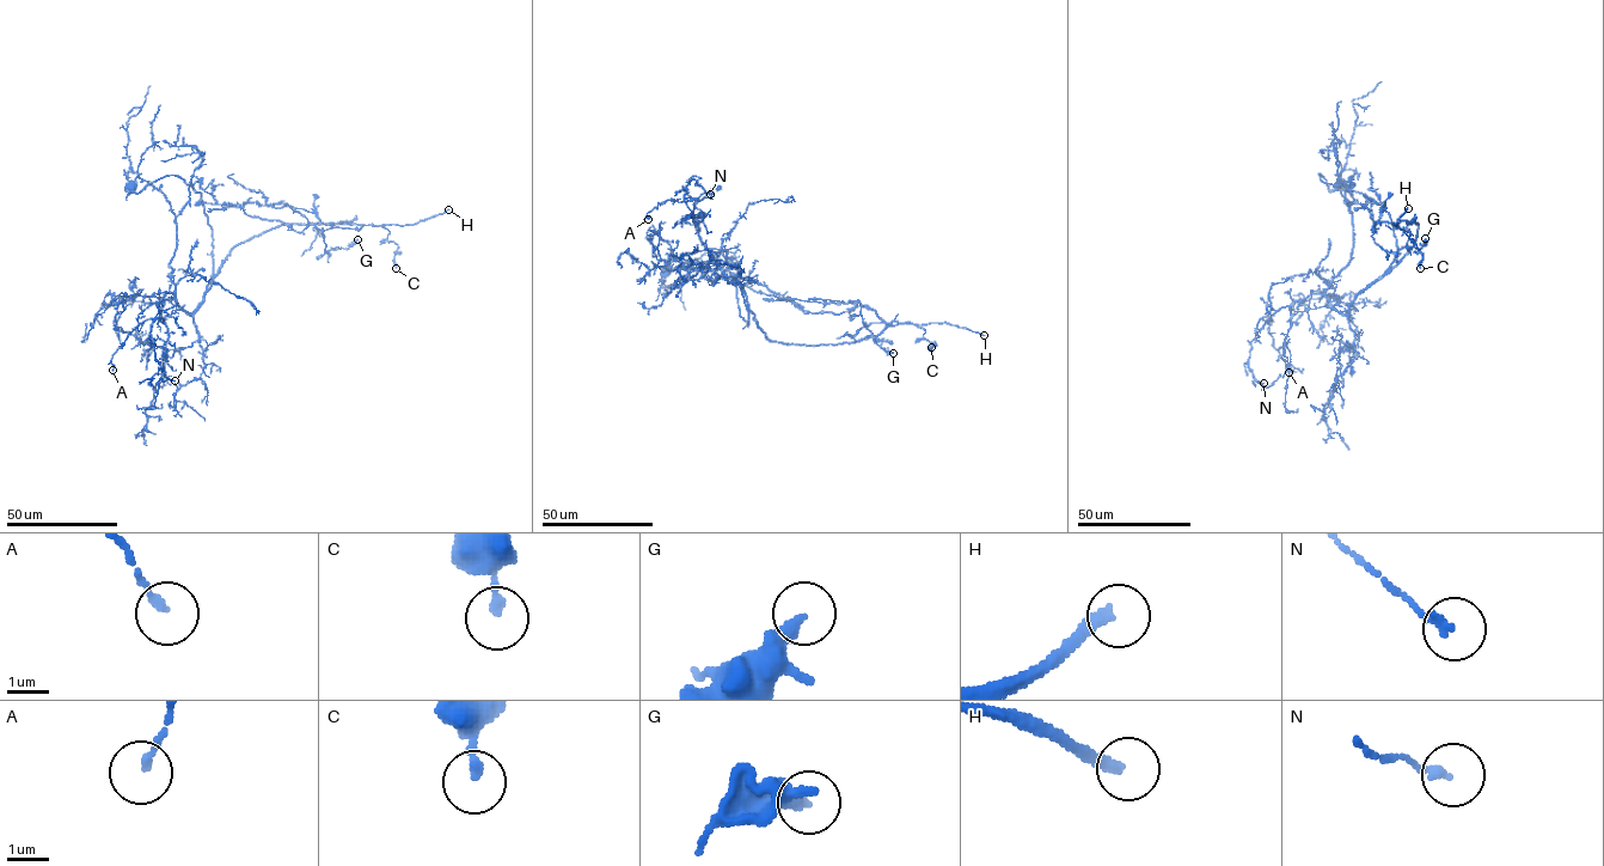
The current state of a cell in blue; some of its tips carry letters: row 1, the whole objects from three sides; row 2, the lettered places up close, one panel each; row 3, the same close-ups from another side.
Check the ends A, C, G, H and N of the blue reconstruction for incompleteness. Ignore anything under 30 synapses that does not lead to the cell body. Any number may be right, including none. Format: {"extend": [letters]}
{"extend": ["H"]}

